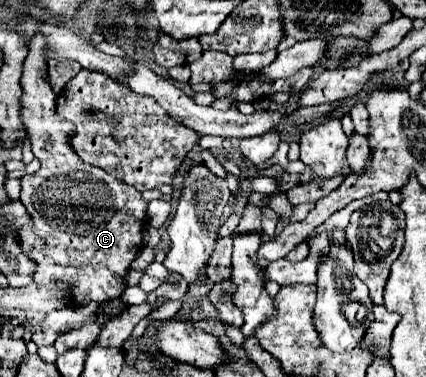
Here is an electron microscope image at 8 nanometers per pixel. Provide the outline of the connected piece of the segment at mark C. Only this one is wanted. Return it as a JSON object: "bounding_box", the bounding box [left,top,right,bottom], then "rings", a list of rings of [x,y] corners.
{"bounding_box":[21,35,147,305],"rings":[[[35,35],[29,43],[29,55],[23,65],[23,123],[27,127],[27,135],[33,147],[33,155],[41,161],[41,169],[35,175],[25,175],[21,179],[21,203],[29,211],[33,219],[31,225],[21,227],[21,249],[35,261],[35,283],[45,285],[49,281],[63,281],[71,283],[71,301],[75,305],[87,303],[107,303],[119,299],[125,291],[125,275],[129,271],[131,261],[143,247],[143,229],[145,229],[145,215],[147,215],[147,201],[141,193],[111,177],[109,173],[83,163],[79,155],[69,147],[69,139],[73,137],[73,123],[61,119],[55,111],[55,93],[51,91],[49,83],[43,79],[47,71],[45,53],[45,37]]]}

